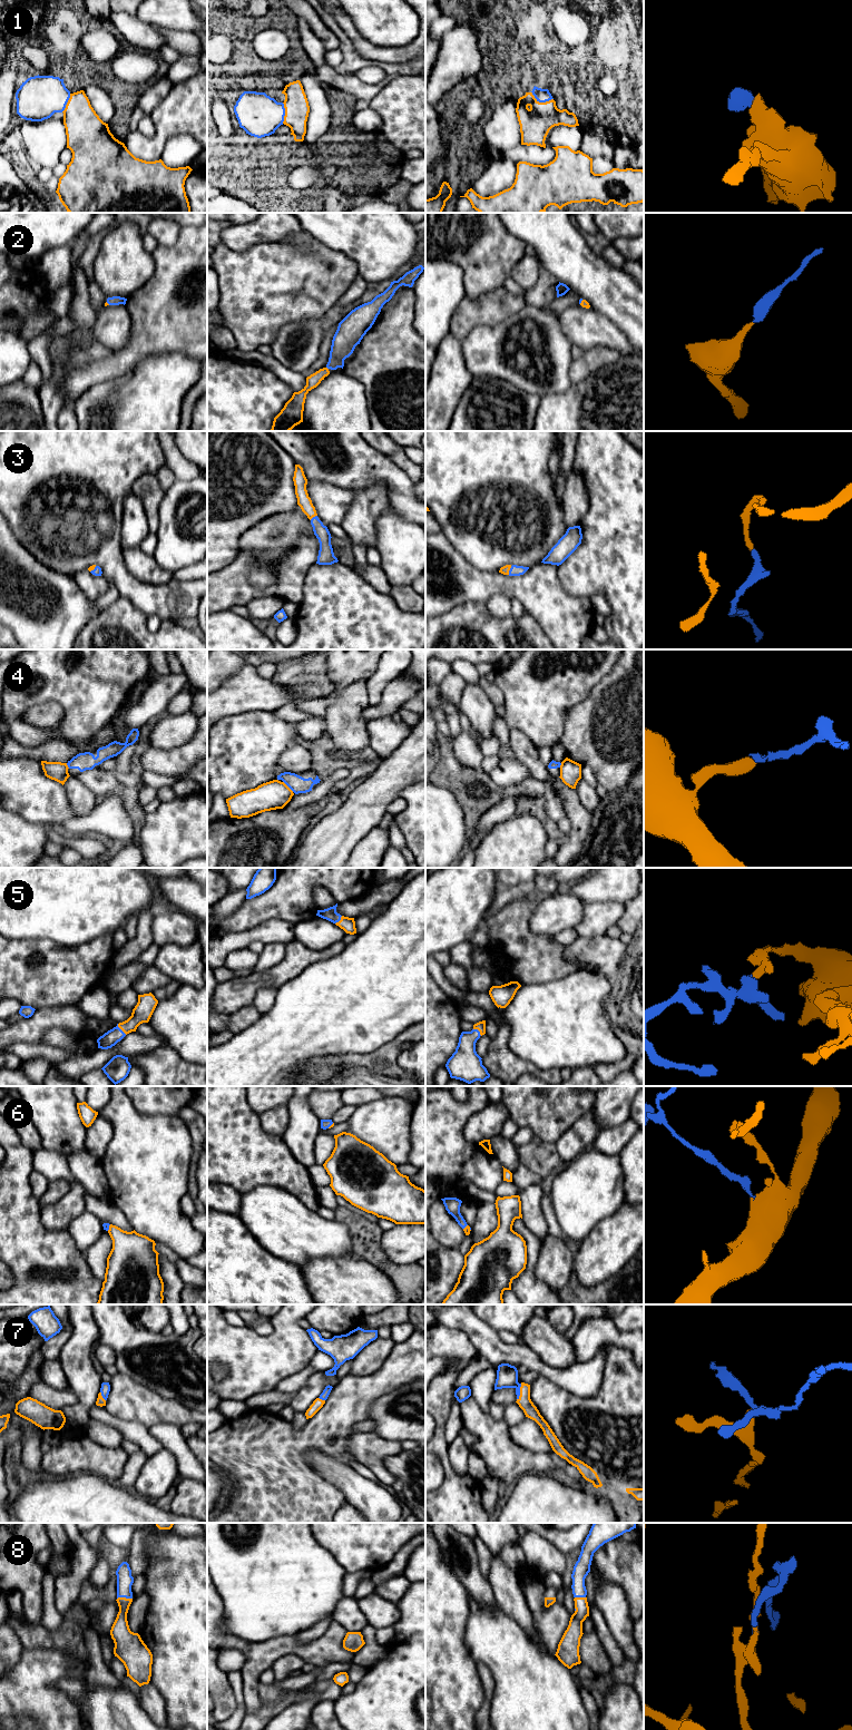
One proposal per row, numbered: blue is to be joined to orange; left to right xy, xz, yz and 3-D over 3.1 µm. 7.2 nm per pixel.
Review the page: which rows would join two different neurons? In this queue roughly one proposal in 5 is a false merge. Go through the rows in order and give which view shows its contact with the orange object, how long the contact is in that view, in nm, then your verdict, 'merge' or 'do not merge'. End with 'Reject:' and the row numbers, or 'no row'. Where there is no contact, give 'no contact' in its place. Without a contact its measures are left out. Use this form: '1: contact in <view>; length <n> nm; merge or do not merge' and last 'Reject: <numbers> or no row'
1: contact in yz; length 170 nm; merge
2: contact in yz; length 40 nm; merge
3: contact in yz; length 70 nm; merge
4: contact in xz; length 110 nm; do not merge
5: contact in xy; length 100 nm; merge
6: contact in xy; length 50 nm; merge
7: contact in yz; length 120 nm; merge
8: contact in xy; length 110 nm; merge
Reject: 4

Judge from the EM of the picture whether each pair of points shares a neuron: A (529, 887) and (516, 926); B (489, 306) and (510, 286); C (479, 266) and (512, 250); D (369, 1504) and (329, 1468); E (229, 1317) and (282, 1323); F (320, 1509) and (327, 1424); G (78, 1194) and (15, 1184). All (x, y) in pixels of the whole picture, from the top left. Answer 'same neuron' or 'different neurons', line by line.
A: different neurons
B: different neurons
C: same neuron
D: same neuron
E: different neurons
F: same neuron
G: different neurons

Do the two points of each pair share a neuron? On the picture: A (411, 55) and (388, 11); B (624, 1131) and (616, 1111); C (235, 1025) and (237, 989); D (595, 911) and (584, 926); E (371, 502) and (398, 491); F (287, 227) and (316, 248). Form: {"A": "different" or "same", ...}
{"A": "different", "B": "different", "C": "different", "D": "same", "E": "different", "F": "different"}

